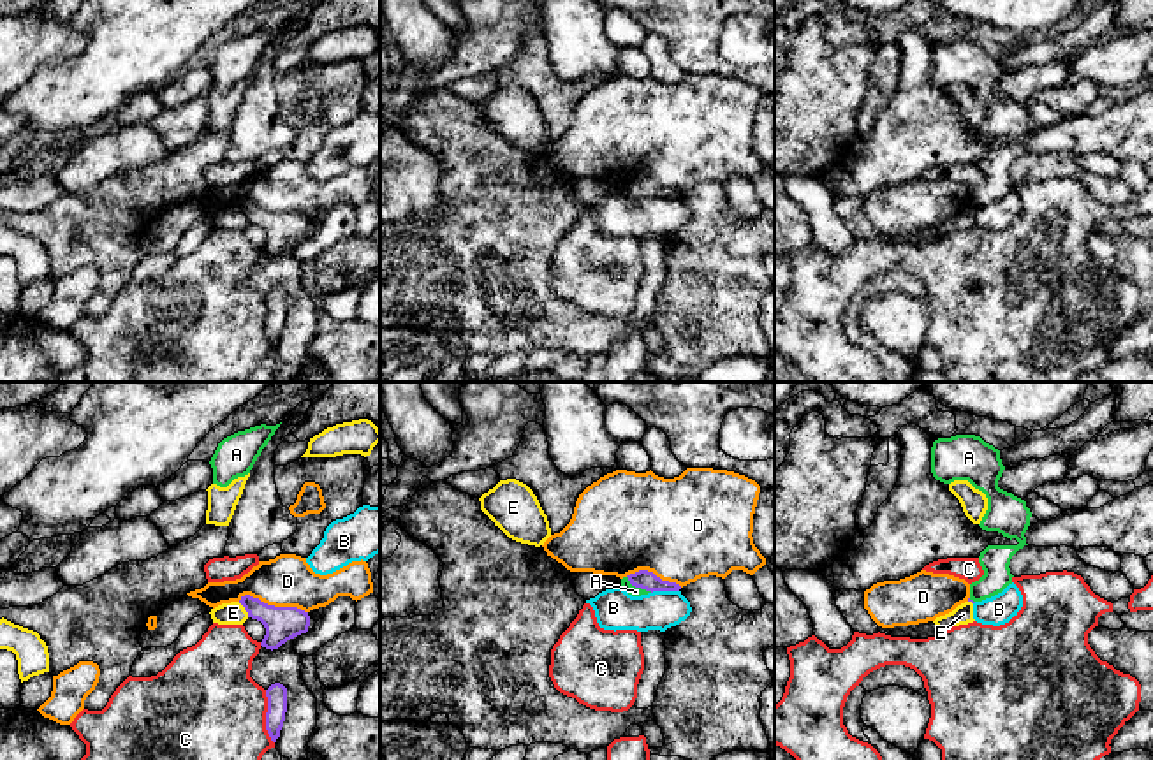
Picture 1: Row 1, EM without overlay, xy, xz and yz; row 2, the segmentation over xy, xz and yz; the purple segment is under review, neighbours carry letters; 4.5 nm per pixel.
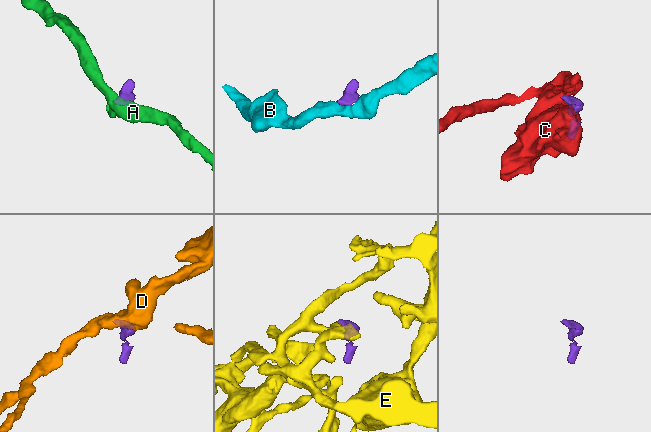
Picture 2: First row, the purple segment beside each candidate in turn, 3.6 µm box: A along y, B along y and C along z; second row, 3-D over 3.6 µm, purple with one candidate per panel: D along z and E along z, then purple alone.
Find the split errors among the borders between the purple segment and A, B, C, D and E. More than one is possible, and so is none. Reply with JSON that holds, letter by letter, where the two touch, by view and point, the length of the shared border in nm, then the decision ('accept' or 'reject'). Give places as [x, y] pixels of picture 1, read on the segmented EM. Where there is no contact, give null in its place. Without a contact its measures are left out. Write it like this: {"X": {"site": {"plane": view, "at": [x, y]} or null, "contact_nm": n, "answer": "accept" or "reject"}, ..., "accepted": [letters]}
{"A": {"site": {"plane": "xz", "at": [638, 586]}, "contact_nm": 140, "answer": "accept"}, "B": {"site": {"plane": "xz", "at": [664, 590]}, "contact_nm": 130, "answer": "reject"}, "C": {"site": {"plane": "xy", "at": [266, 716]}, "contact_nm": 260, "answer": "reject"}, "D": {"site": {"plane": "xy", "at": [273, 606]}, "contact_nm": 320, "answer": "reject"}, "E": {"site": {"plane": "xy", "at": [245, 609]}, "contact_nm": 90, "answer": "reject"}, "accepted": ["A"]}

